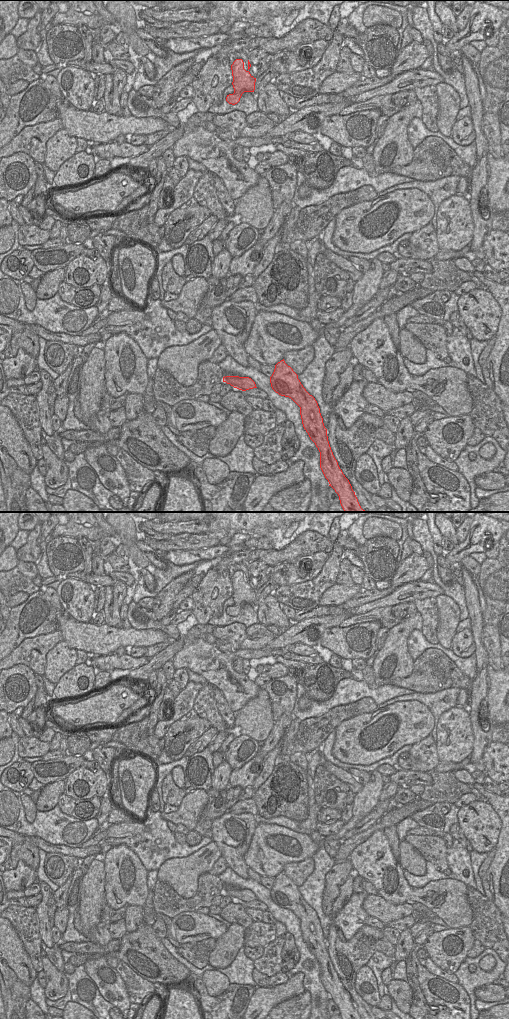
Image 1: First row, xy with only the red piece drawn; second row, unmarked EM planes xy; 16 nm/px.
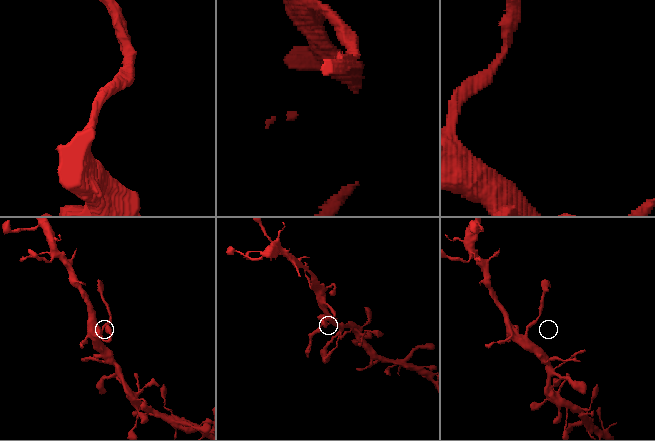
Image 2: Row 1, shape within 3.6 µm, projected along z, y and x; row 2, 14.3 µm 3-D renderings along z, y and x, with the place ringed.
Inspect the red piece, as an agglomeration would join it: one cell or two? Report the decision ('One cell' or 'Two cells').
Two cells.

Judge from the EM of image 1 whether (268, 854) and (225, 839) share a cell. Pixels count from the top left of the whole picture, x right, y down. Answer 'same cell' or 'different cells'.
different cells

